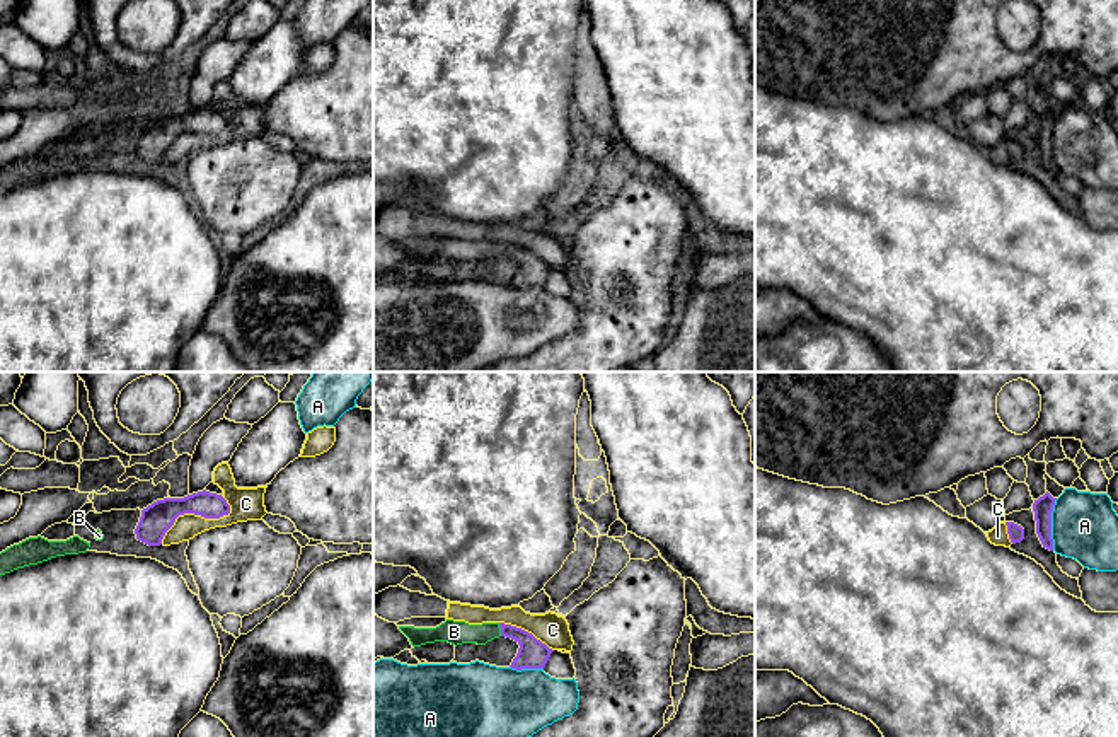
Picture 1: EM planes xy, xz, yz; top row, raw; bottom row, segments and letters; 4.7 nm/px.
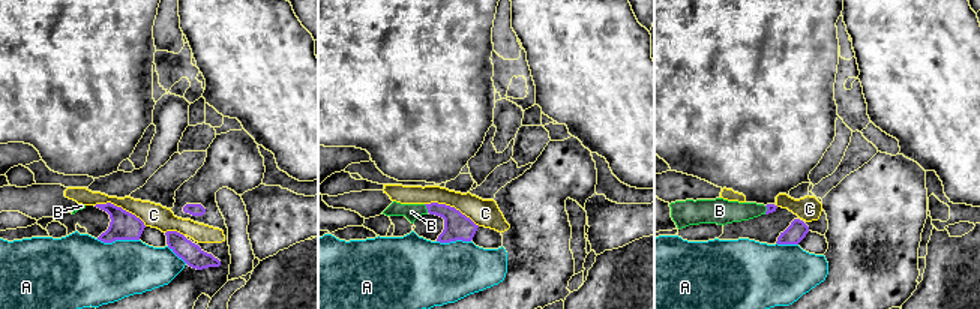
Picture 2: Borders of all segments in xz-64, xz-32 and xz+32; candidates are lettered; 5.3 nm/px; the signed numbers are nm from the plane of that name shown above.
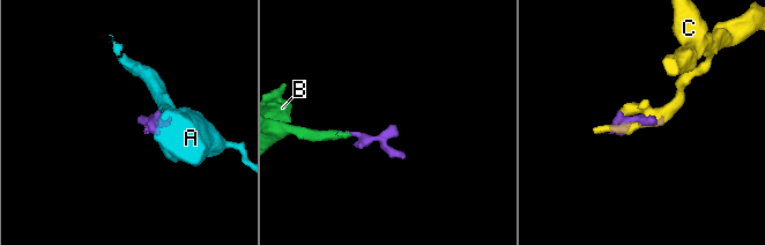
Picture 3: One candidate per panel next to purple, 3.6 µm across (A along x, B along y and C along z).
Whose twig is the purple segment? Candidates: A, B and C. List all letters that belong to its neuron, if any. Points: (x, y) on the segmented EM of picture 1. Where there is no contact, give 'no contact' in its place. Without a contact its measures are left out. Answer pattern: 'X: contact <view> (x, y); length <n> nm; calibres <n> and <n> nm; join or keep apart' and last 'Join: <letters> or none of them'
A: contact yz (1050, 524); length 240 nm; calibres 90 and 320 nm; keep apart
B: contact xz (501, 630); length 70 nm; calibres 140 and 110 nm; join
C: contact xy (193, 512); length 380 nm; calibres 150 and 140 nm; keep apart
Join: B

